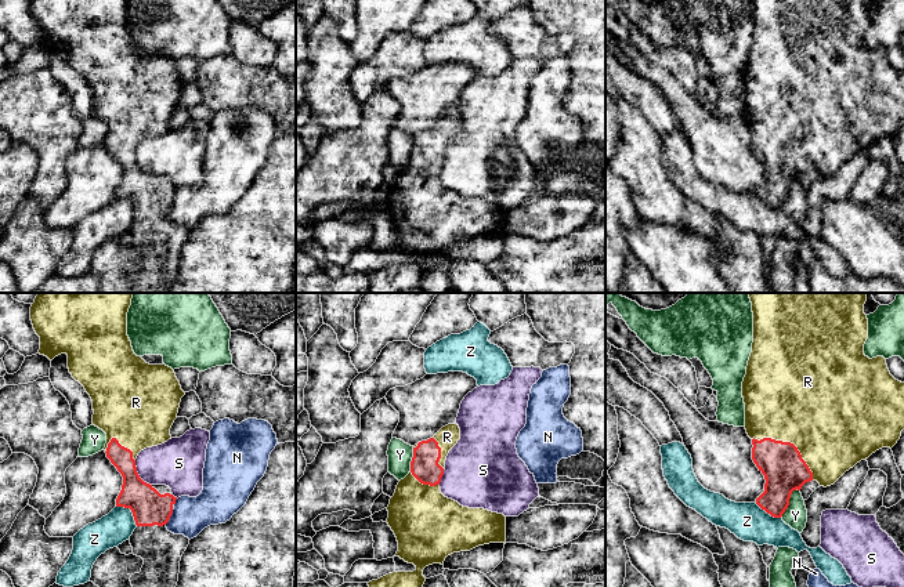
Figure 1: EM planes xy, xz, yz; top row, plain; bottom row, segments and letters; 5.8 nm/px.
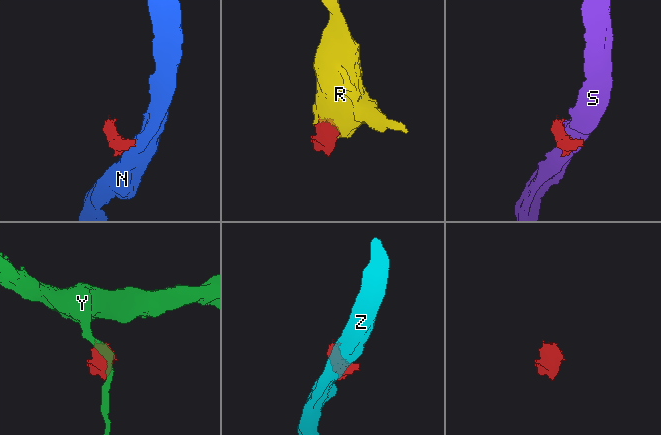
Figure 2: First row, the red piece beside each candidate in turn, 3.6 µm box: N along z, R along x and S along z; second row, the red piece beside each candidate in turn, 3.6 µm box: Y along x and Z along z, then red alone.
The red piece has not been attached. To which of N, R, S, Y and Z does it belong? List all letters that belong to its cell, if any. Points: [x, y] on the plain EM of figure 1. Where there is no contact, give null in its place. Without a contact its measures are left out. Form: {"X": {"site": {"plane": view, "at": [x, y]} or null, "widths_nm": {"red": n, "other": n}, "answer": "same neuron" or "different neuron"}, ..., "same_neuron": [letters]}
{"N": {"site": {"plane": "xy", "at": [170, 206]}, "widths_nm": {"red": 200, "other": 220}, "answer": "different neuron"}, "R": {"site": {"plane": "yz", "at": [789, 133]}, "widths_nm": {"red": 240, "other": 500}, "answer": "same neuron"}, "S": {"site": {"plane": "xy", "at": [137, 165]}, "widths_nm": {"red": 200, "other": 300}, "answer": "different neuron"}, "Y": {"site": {"plane": "yz", "at": [788, 192]}, "widths_nm": {"red": 240, "other": 140}, "answer": "different neuron"}, "Z": {"site": {"plane": "xy", "at": [132, 202]}, "widths_nm": {"red": 200, "other": 190}, "answer": "different neuron"}, "same_neuron": ["R"]}

